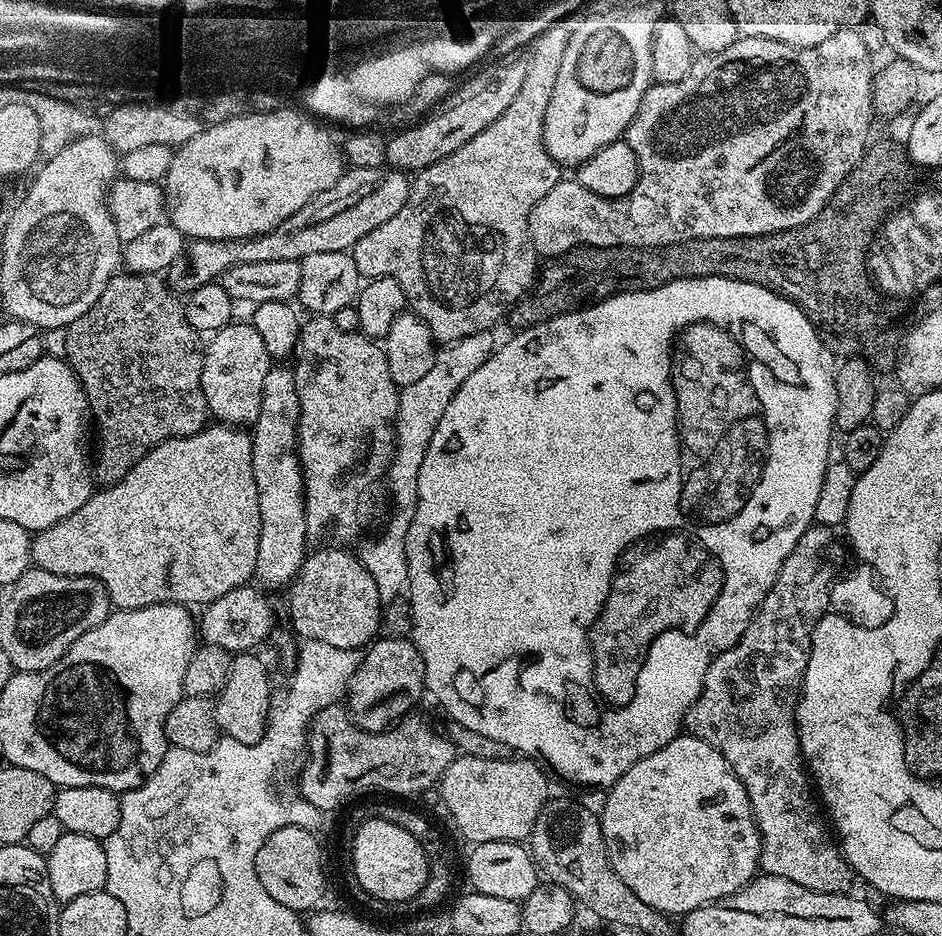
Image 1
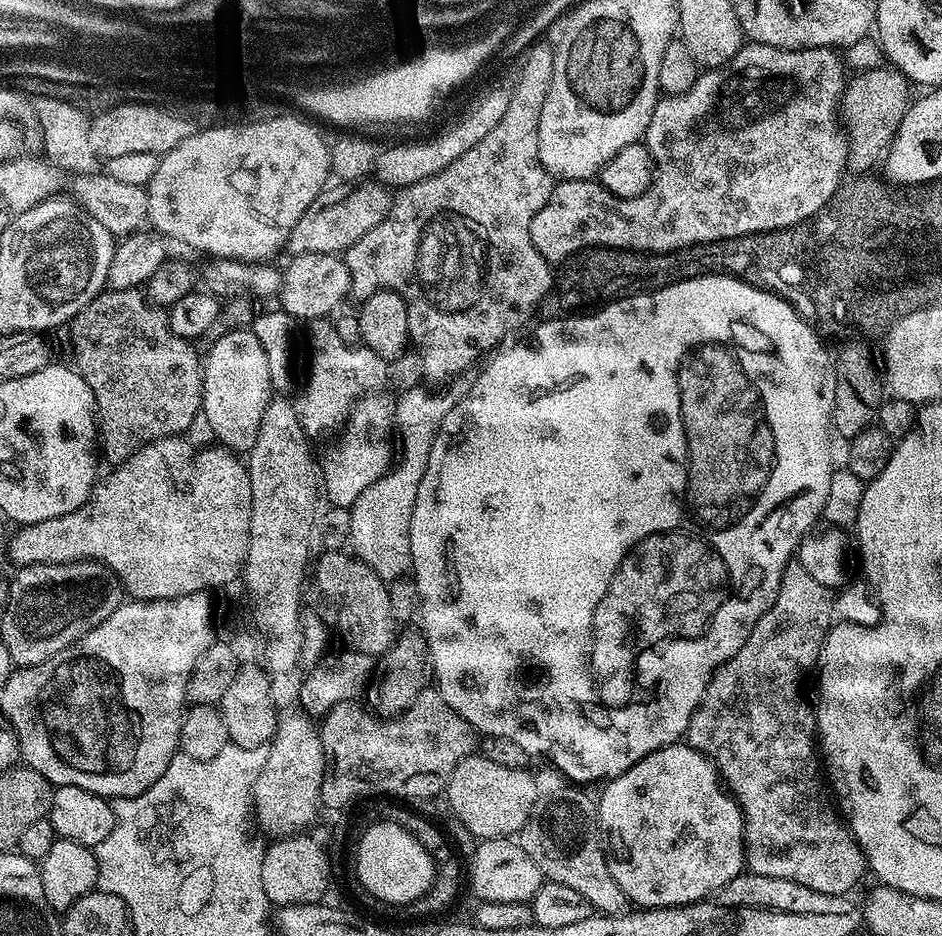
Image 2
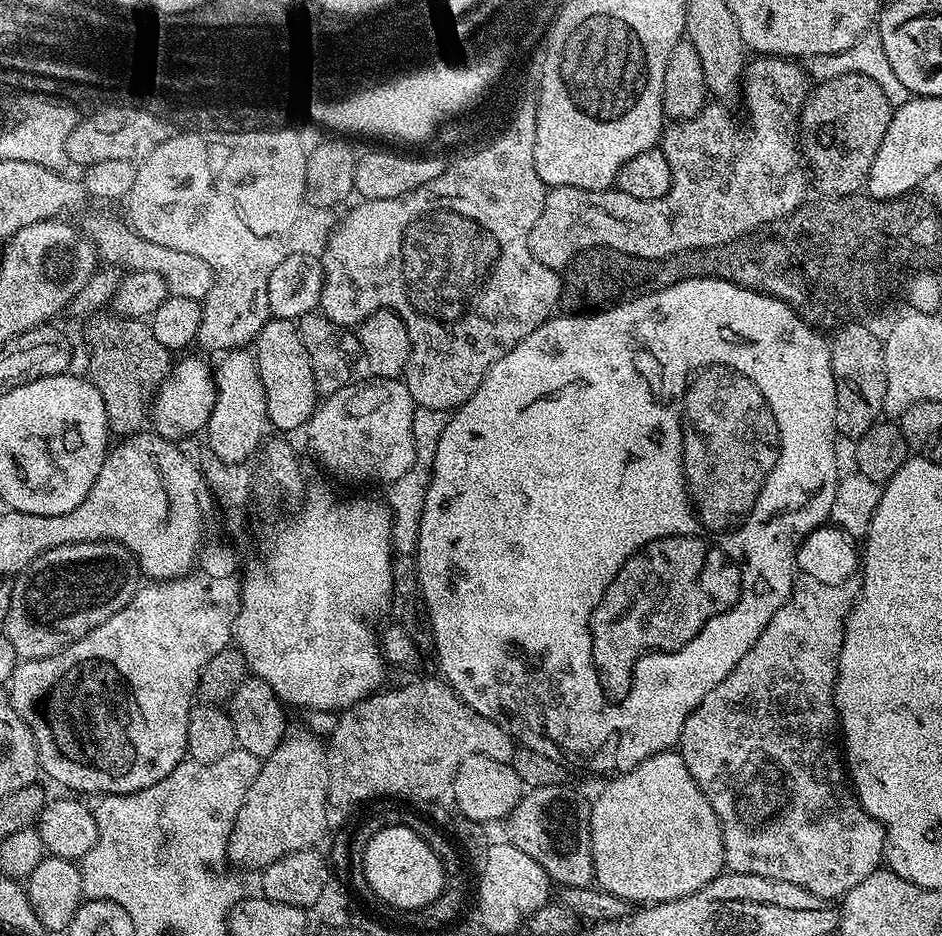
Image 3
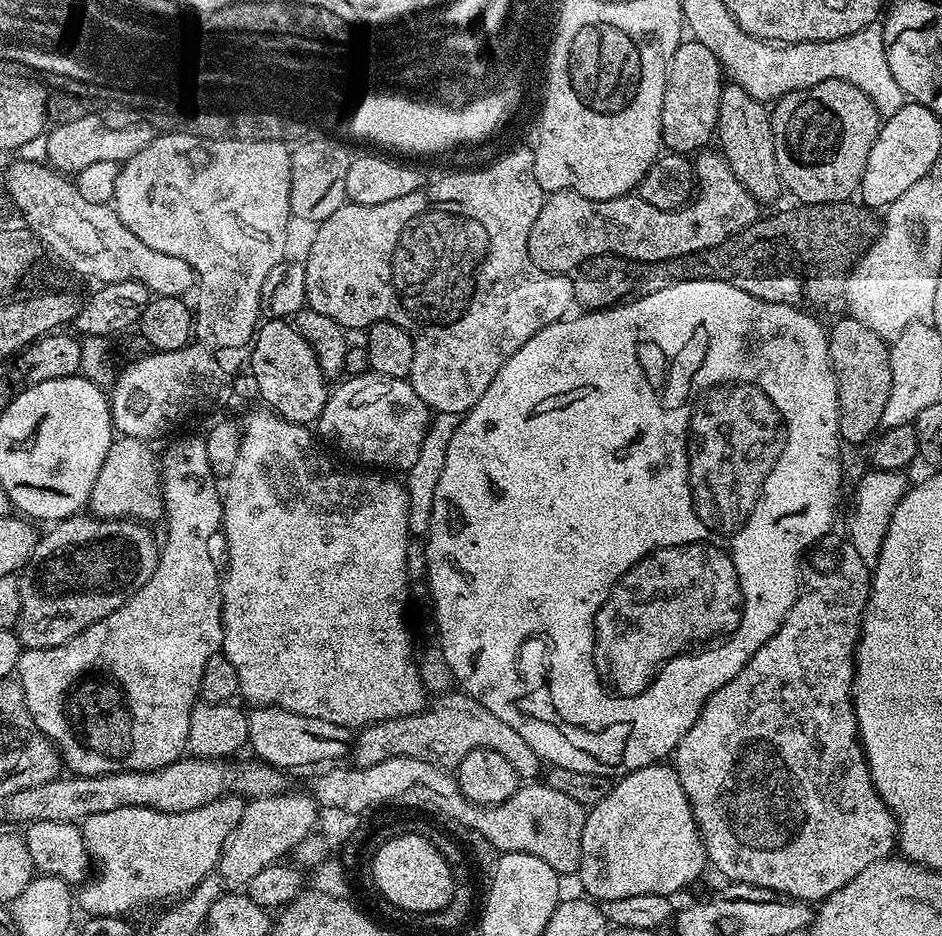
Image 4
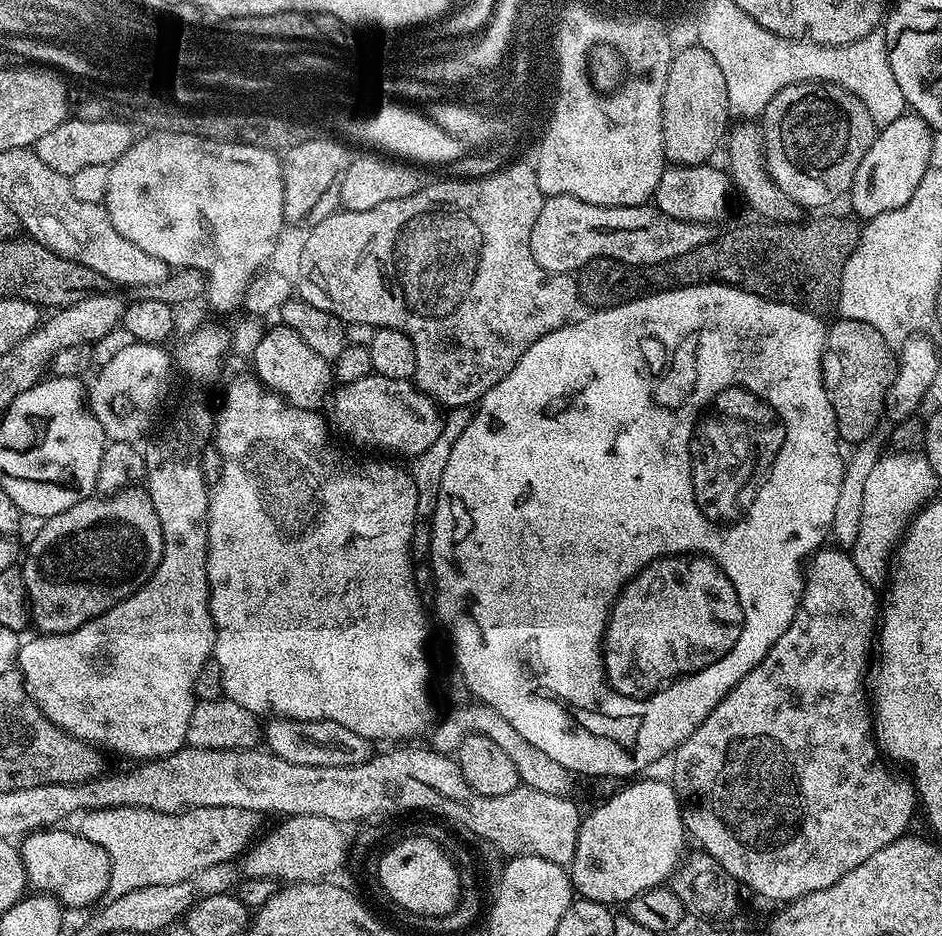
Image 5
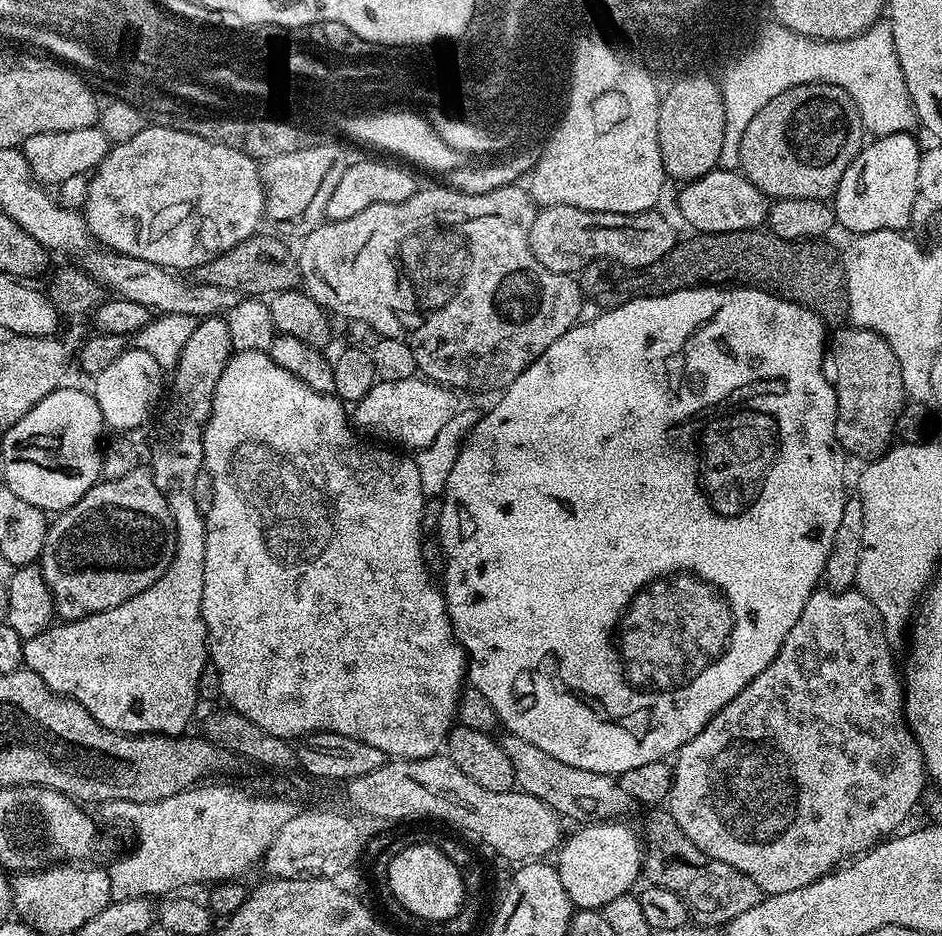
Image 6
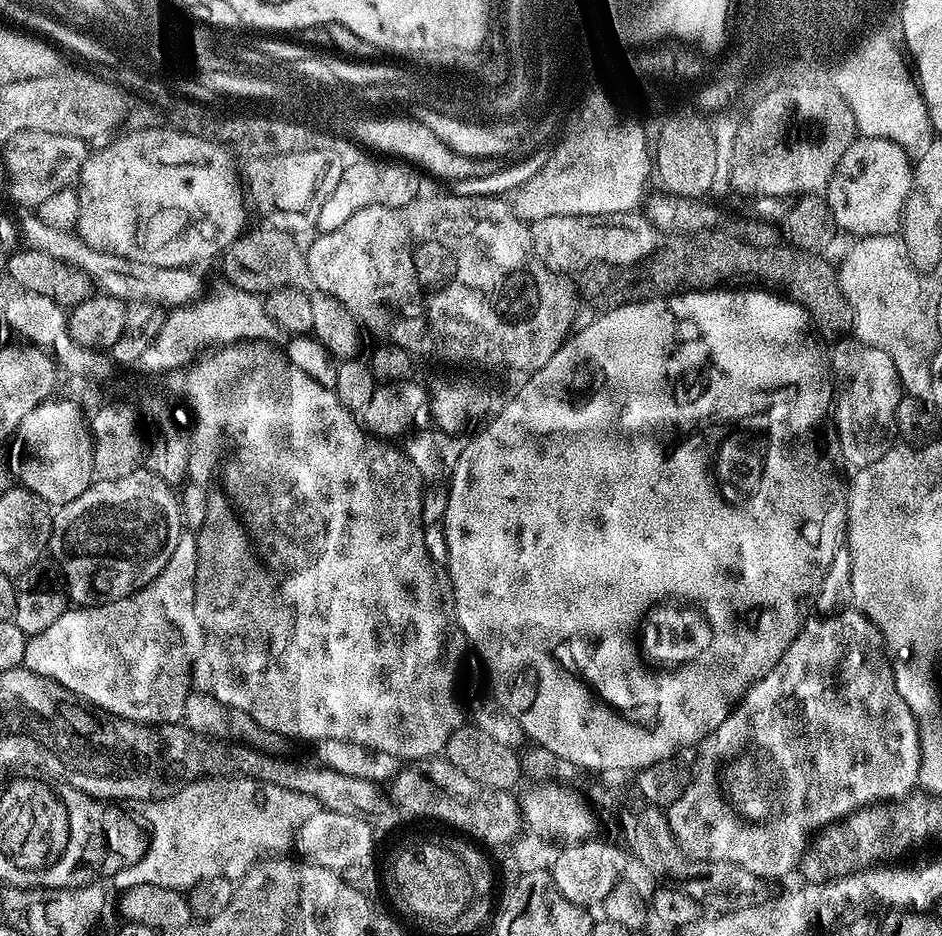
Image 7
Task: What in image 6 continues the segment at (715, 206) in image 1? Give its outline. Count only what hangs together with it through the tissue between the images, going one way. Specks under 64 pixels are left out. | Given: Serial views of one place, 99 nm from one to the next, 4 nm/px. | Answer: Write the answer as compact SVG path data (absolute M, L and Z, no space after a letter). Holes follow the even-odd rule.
M559 204L558 206L550 206L549 208L540 208L534 218L534 226L530 226L530 250L534 254L534 258L538 258L538 262L542 262L542 266L546 266L546 270L554 270L555 272L566 272L569 274L579 273L592 260L616 260L619 264L626 265L627 268L645 268L654 262L658 262L664 255L678 243L678 235L672 229L672 224L664 216L659 216L659 211L639 212L631 216L630 214L618 214L617 212L591 212L590 210L582 210L578 206L566 206Z

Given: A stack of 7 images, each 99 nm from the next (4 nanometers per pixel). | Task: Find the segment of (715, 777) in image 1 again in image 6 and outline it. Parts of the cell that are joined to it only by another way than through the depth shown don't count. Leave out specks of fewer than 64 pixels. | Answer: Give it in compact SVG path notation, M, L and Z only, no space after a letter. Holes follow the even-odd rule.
M624 822L585 823L561 843L554 867L577 909L603 910L614 898L637 887L636 879L639 881L642 876L642 840L637 829L635 832L630 825L620 823Z

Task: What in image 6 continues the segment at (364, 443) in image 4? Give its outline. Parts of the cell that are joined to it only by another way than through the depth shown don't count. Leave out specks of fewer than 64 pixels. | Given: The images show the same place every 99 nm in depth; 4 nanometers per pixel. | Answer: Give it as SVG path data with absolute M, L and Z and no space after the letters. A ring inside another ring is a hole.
M411 376L402 382L377 379L370 394L355 401L353 408L356 409L351 409L350 416L361 433L369 432L370 435L377 436L372 437L377 441L387 442L404 450L419 450L430 446L438 430L442 430L442 426L446 426L446 422L454 418L454 414L458 411L456 396L457 393L453 389L435 384L433 380L427 378Z

